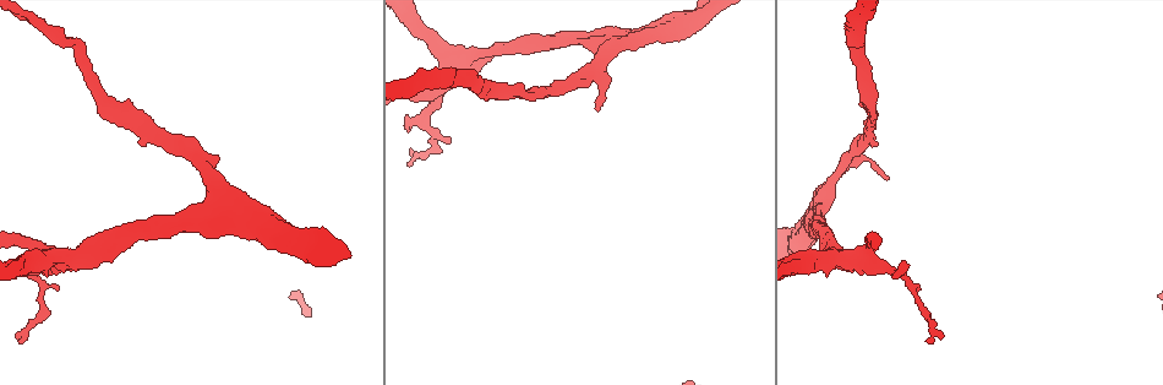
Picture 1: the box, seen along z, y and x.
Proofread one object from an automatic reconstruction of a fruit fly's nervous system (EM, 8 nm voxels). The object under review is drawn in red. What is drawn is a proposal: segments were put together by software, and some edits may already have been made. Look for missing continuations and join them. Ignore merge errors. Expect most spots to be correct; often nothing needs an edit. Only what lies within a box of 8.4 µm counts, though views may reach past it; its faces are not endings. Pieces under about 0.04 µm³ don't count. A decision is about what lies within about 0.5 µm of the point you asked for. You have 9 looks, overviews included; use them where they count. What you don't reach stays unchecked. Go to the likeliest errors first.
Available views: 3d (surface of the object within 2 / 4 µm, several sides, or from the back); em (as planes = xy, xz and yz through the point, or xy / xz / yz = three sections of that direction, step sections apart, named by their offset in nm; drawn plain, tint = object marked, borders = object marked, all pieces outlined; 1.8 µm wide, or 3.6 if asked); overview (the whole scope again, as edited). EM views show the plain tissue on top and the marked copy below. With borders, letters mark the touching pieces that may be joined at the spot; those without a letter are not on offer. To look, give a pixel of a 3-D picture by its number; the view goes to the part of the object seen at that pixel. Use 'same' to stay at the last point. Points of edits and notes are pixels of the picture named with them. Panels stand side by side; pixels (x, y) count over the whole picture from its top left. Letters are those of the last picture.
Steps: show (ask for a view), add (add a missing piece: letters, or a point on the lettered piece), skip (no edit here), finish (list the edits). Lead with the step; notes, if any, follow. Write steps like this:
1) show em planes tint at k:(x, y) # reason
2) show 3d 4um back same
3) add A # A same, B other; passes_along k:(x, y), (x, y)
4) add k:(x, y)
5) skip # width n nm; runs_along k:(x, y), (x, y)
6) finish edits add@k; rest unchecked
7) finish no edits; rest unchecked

show em planes borders at 1:(929, 342) # free end

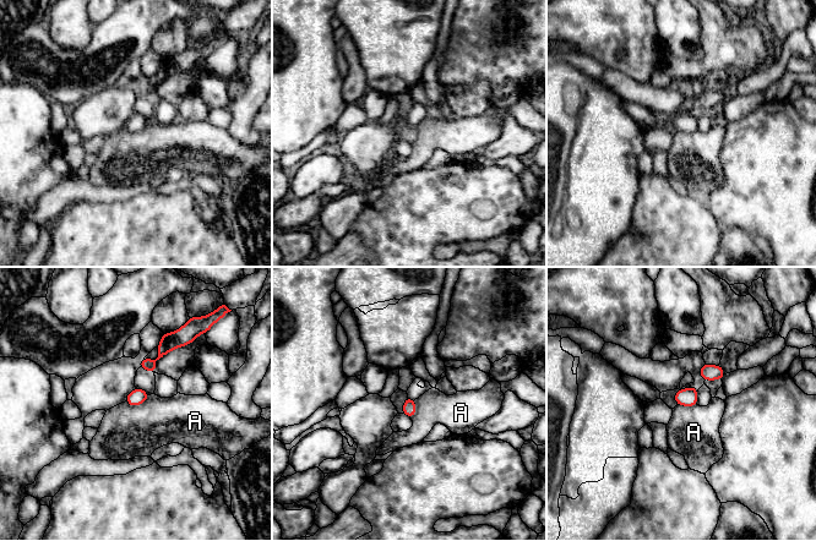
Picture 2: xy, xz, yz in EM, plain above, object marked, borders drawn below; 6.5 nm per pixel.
skip # A other; border 2:(151, 394), (137, 405), (125, 402); no lettered piece goes on from it

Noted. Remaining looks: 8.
show 3d 4um at 1:(107, 261) # free end

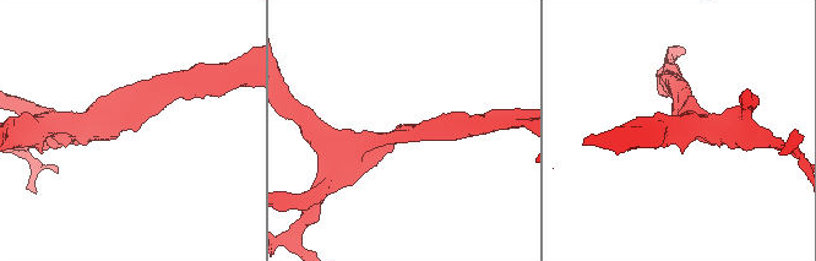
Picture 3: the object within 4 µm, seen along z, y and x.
show em 3.6um planes borders at 3:(127, 126) # now the EM

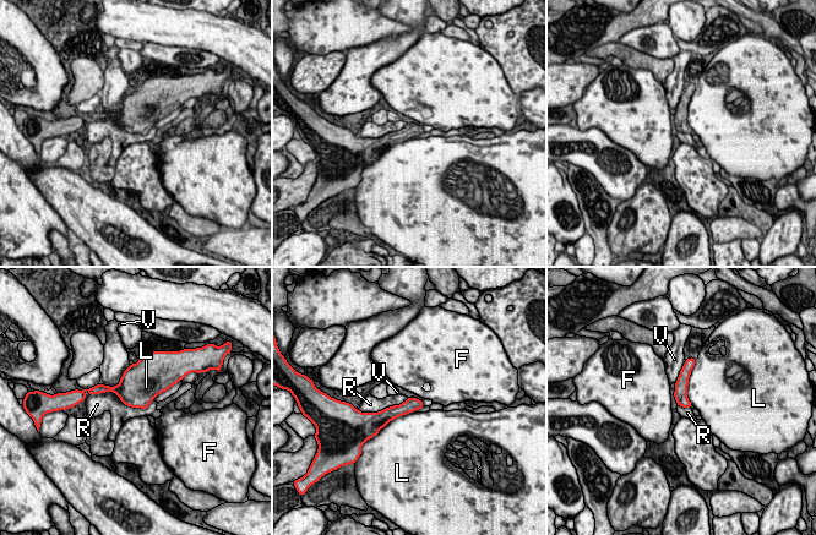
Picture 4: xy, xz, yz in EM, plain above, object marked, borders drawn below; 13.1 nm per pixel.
skip # F other, L other, R other, V other; runs_along 4:(419, 403), (386, 415), (376, 415); no lettered piece goes on from it

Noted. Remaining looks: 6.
show em yz step 16 borders at 1:(888, 178) # an open end

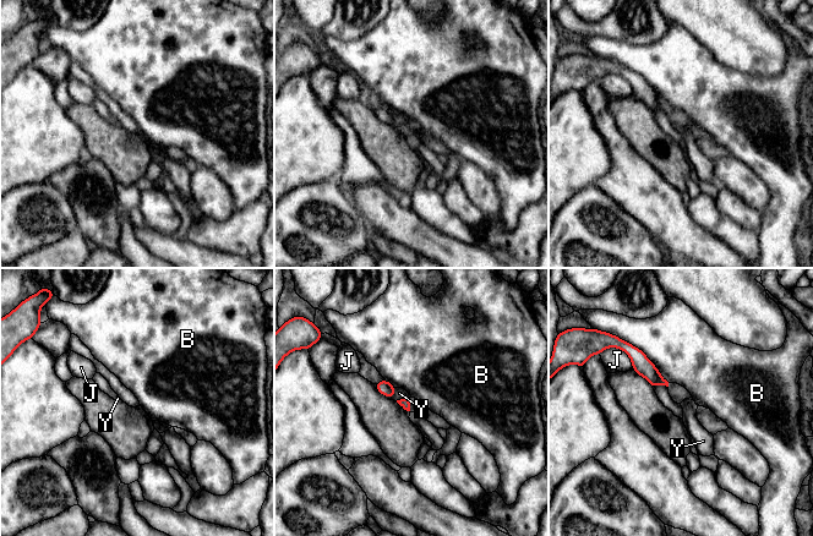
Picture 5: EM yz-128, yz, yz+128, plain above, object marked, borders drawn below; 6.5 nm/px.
skip # B other, J other, Y other; border 5:(408, 398), (396, 400); none of them fits

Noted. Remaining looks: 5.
show 3d 2um at 1:(657, 41)

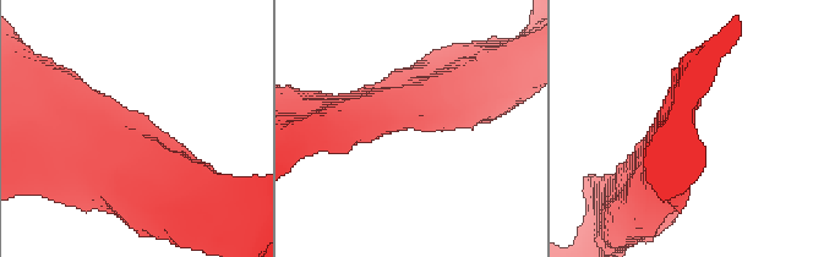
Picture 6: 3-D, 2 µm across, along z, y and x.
show em planes tint at 6:(413, 126) # now the EM

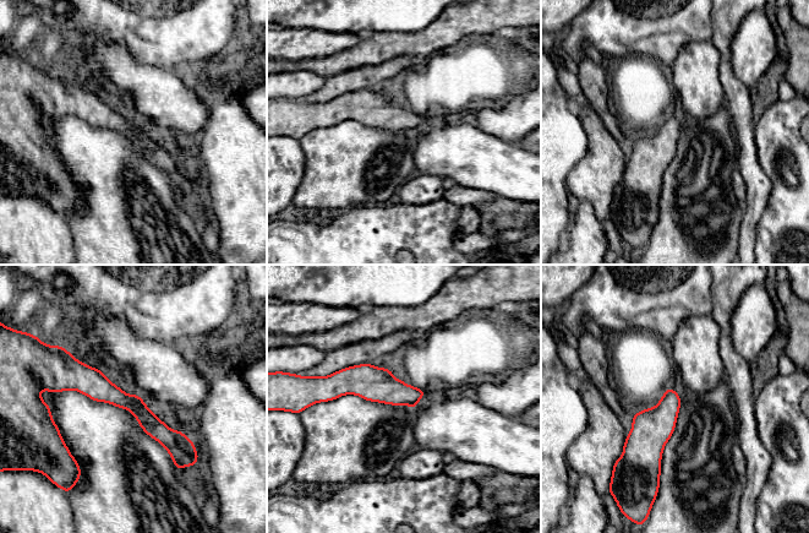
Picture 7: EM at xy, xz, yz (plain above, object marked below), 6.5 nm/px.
show em planes borders same

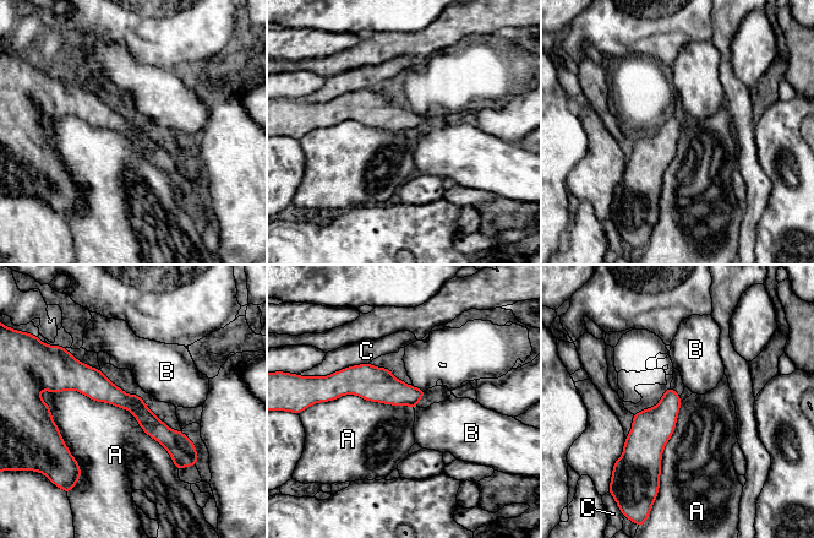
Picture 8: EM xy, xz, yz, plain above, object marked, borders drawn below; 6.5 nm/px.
skip # A other, B other, C other; runs_along 8:(58, 389), (93, 384), (190, 444); none of them fits

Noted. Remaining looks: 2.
finish no edits; rest unchecked

